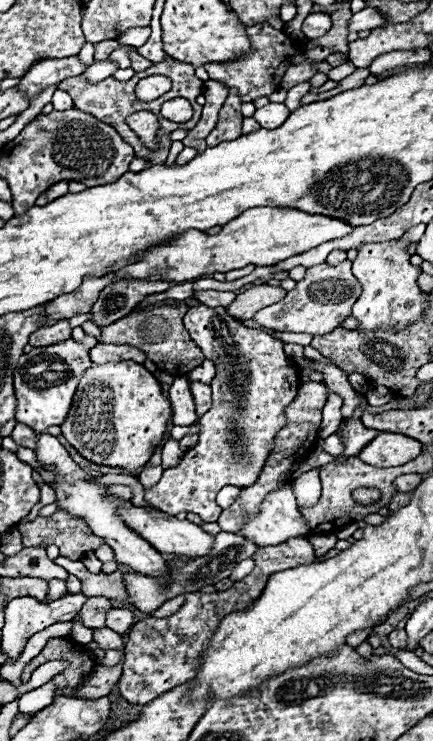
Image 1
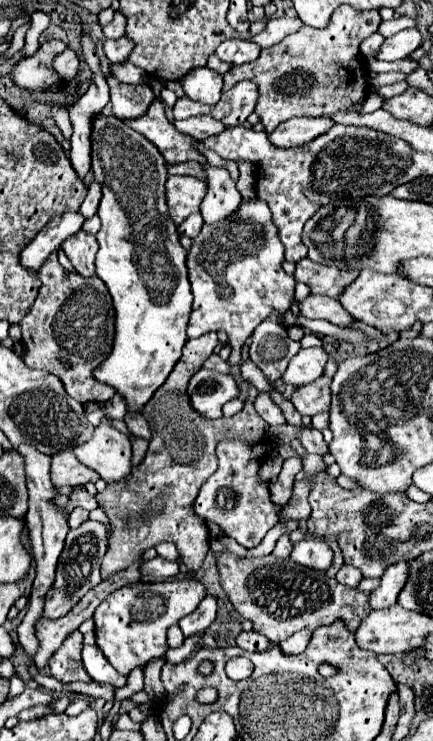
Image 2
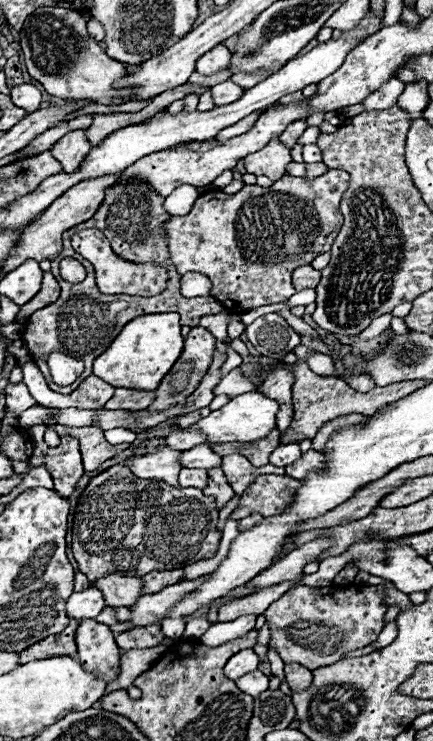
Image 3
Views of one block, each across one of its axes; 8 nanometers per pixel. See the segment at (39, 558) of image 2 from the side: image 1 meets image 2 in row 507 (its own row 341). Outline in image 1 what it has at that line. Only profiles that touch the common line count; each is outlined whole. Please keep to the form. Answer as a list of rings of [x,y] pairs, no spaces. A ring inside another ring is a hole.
[[[60,320],[54,326],[44,326],[44,328],[36,330],[30,336],[30,344],[32,346],[50,346],[50,344],[70,338],[70,332],[72,332],[72,328],[68,326],[68,320]]]

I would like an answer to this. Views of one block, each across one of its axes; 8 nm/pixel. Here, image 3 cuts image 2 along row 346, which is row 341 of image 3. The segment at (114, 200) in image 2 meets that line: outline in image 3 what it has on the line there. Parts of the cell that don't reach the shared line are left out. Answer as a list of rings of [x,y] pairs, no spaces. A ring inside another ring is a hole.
[[[176,312],[168,314],[148,314],[134,318],[124,326],[124,330],[114,338],[114,342],[96,358],[94,374],[104,378],[104,382],[112,382],[116,388],[132,388],[132,390],[156,390],[168,374],[168,370],[178,360],[184,346],[184,338],[180,334],[180,316]]]

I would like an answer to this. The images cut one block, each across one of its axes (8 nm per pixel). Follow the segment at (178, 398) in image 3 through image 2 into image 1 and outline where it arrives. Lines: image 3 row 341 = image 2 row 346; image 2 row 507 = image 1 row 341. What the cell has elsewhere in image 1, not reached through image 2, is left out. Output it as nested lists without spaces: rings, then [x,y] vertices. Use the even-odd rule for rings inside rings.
[[[172,302],[172,304],[160,306],[160,308],[154,308],[150,312],[132,312],[126,318],[120,318],[108,326],[102,326],[100,342],[134,346],[134,348],[142,350],[152,362],[160,364],[160,370],[176,374],[176,376],[184,376],[204,362],[202,350],[192,342],[188,330],[182,324],[186,310],[188,308],[184,302]]]

